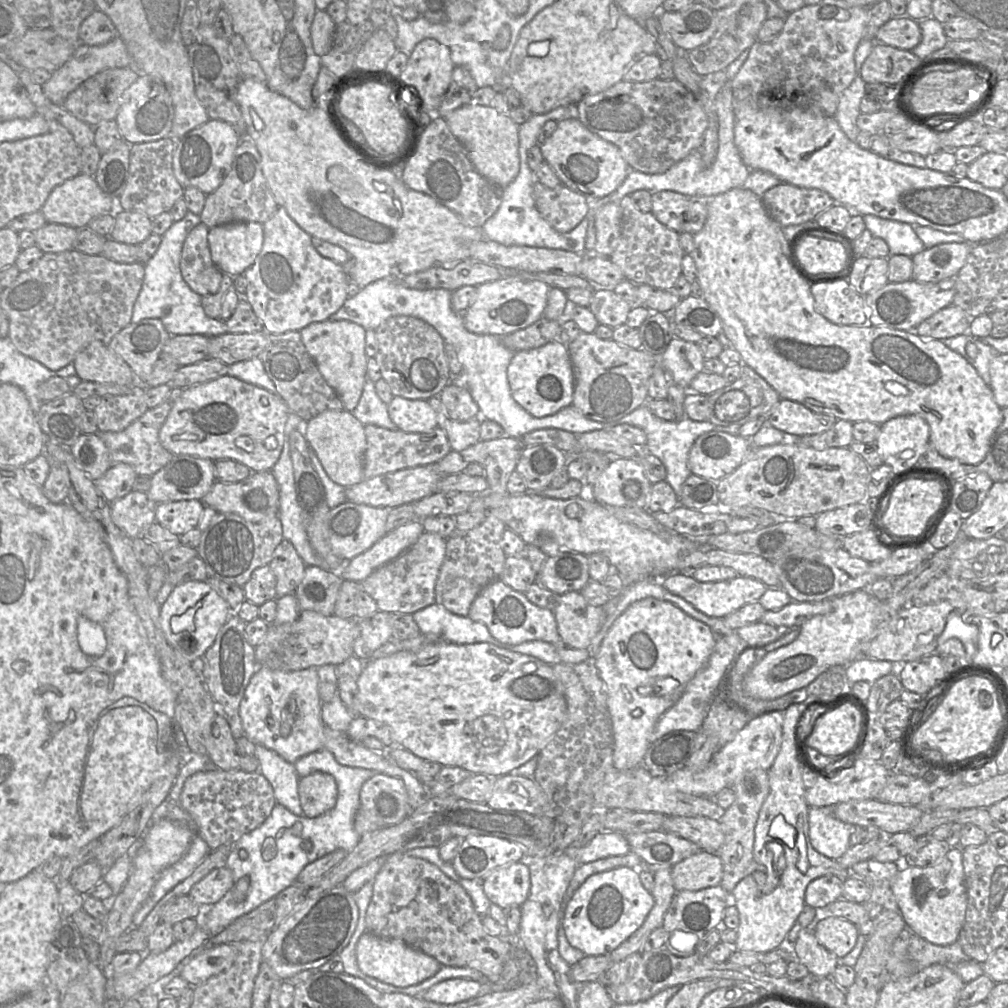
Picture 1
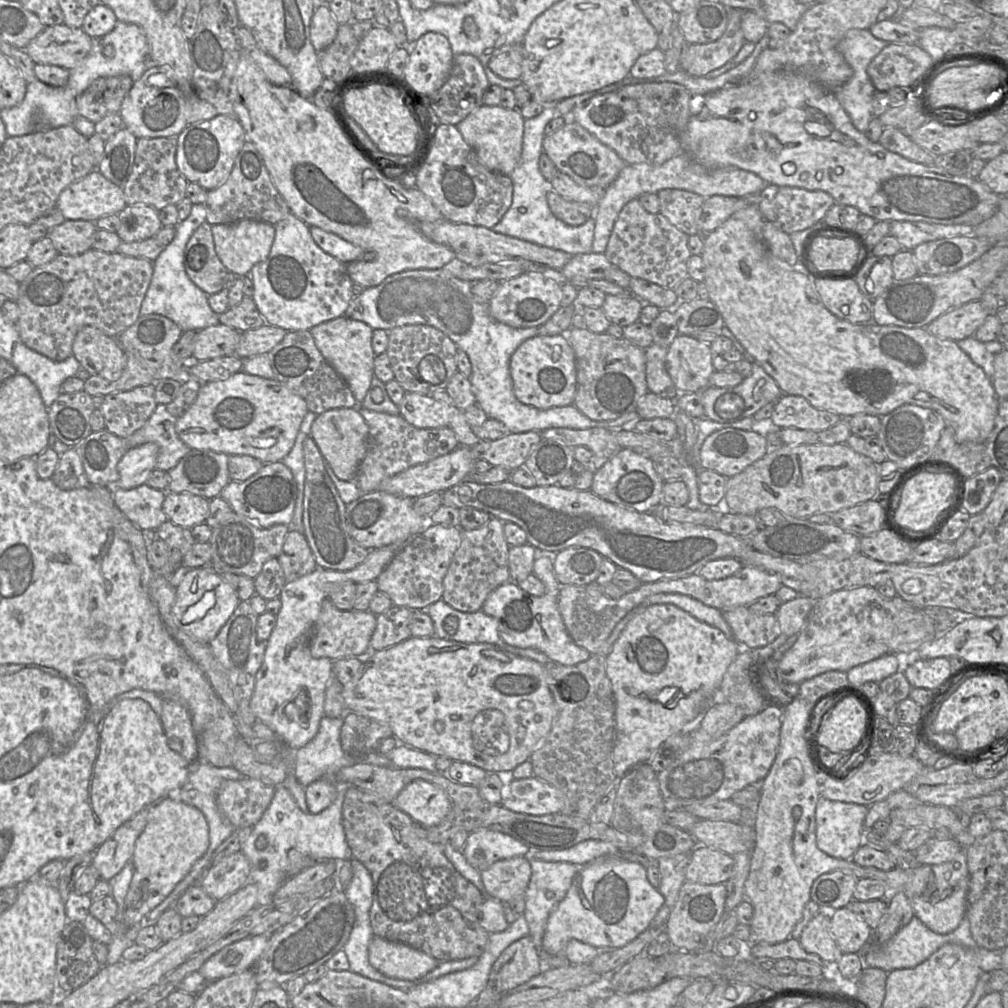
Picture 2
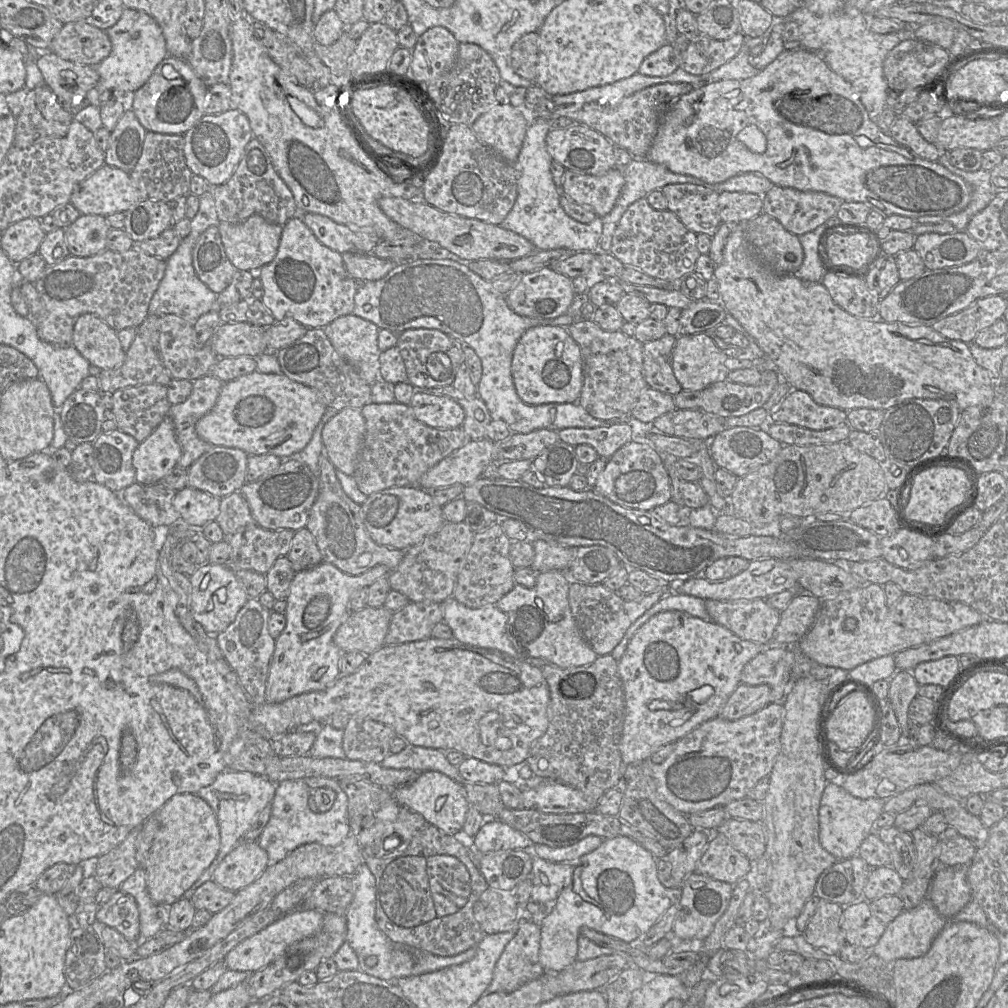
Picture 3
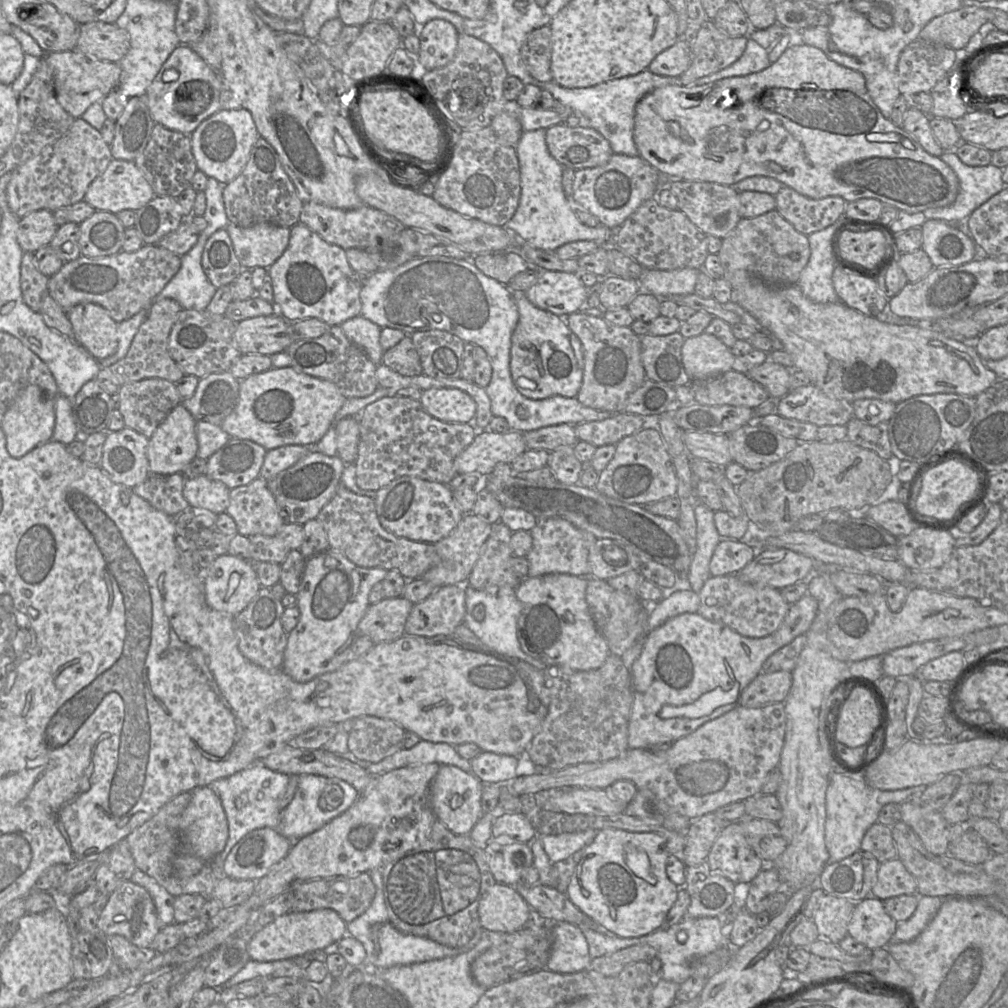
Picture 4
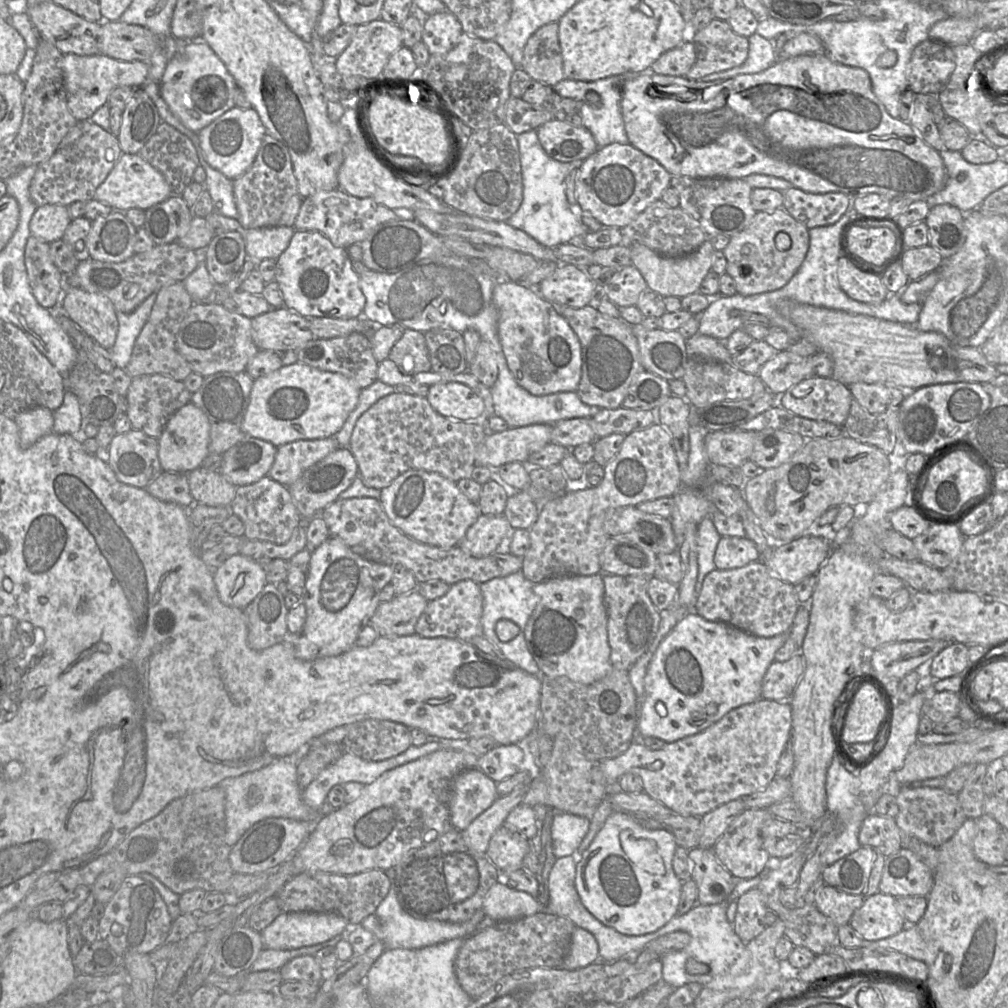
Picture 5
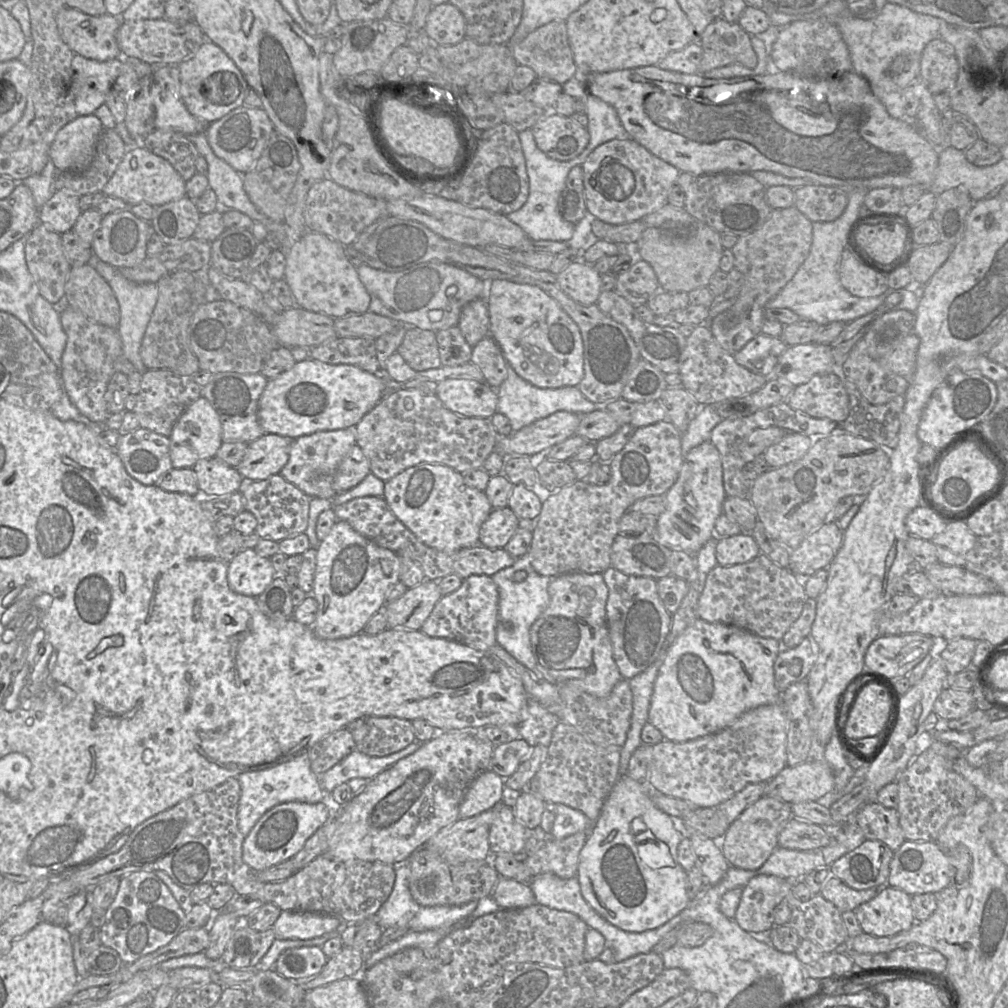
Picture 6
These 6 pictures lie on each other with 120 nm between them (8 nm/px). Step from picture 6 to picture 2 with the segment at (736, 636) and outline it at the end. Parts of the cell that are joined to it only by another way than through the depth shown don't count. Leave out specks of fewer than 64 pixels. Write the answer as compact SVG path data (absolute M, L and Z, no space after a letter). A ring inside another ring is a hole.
M806 596L782 603L775 616L778 621L778 635L798 635L810 614L814 601ZM672 604L647 607L632 618L606 656L606 673L616 703L616 737L613 748L614 772L618 778L632 768L649 763L659 746L670 736L696 723L711 705L723 677L742 646L721 630L702 622Z

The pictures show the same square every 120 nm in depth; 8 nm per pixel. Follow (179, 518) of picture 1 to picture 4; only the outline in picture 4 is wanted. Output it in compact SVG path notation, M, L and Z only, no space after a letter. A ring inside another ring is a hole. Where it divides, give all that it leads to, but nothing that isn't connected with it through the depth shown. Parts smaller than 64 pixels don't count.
M202 474L185 480L183 496L190 508L206 509L220 515L229 506L230 490L224 483Z

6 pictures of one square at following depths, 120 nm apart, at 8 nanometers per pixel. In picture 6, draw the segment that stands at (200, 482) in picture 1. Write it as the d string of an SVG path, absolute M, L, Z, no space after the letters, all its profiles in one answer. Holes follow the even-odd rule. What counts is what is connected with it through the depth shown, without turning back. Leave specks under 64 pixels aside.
M265 433L248 444L246 453L236 469L246 481L264 480L278 474L289 459L292 440L294 439L278 434Z

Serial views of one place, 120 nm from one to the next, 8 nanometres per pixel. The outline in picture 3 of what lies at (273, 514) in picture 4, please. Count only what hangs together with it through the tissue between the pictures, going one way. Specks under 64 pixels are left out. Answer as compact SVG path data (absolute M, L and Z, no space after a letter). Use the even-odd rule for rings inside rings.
M239 491L221 498L220 513L215 521L225 535L232 535L243 527L256 524L248 502Z

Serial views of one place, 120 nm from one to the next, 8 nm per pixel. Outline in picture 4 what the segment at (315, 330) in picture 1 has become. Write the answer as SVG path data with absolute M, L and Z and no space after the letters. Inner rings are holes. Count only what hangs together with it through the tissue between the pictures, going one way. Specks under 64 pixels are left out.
M362 315L350 318L339 326L346 337L359 346L376 366L382 363L384 351L380 345L381 327Z

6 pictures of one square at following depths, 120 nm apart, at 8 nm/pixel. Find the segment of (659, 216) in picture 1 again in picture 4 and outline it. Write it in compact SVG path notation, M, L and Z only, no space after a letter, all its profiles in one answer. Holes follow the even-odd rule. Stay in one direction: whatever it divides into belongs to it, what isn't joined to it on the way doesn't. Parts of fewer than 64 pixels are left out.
M670 179L668 185L678 199L681 210L705 234L725 238L742 219L739 213L739 192L731 185L708 181Z

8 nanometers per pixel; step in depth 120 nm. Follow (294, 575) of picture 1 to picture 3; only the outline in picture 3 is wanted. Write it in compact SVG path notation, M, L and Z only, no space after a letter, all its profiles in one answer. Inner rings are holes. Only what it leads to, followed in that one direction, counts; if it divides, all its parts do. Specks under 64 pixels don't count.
M303 527L295 531L287 558L295 573L322 562L322 556L311 532Z

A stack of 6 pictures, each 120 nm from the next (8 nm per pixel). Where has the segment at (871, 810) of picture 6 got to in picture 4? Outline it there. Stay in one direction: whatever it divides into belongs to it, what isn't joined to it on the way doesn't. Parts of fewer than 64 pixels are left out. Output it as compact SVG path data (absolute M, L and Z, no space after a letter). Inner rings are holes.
M874 823L865 833L860 850L872 854L880 863L897 857L891 827Z

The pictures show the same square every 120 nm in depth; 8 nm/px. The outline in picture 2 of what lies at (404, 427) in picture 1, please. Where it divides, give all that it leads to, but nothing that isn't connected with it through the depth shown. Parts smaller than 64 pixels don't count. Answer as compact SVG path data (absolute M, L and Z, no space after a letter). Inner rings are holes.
M406 392L398 405L400 415L417 428L438 428L449 426L448 407L431 395Z

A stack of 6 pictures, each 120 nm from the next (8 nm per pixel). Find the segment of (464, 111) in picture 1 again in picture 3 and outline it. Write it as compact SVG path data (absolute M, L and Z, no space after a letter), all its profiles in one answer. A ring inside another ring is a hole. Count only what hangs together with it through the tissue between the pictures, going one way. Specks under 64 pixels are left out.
M497 103L480 115L471 128L484 144L515 164L529 123L529 115L522 108Z

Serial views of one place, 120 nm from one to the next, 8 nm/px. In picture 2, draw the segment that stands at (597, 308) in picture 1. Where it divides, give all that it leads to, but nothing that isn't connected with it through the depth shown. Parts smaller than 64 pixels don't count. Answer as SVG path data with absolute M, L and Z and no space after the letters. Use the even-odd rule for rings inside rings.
M607 294L601 309L610 323L625 327L639 320L643 305L644 302L634 295Z

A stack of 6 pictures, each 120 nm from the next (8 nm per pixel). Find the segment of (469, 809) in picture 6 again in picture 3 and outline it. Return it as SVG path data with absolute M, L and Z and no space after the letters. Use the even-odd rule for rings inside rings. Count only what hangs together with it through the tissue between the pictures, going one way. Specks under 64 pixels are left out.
M438 771L422 772L413 782L392 789L392 796L402 807L422 815L439 830L451 835L462 831L470 808L463 785Z

